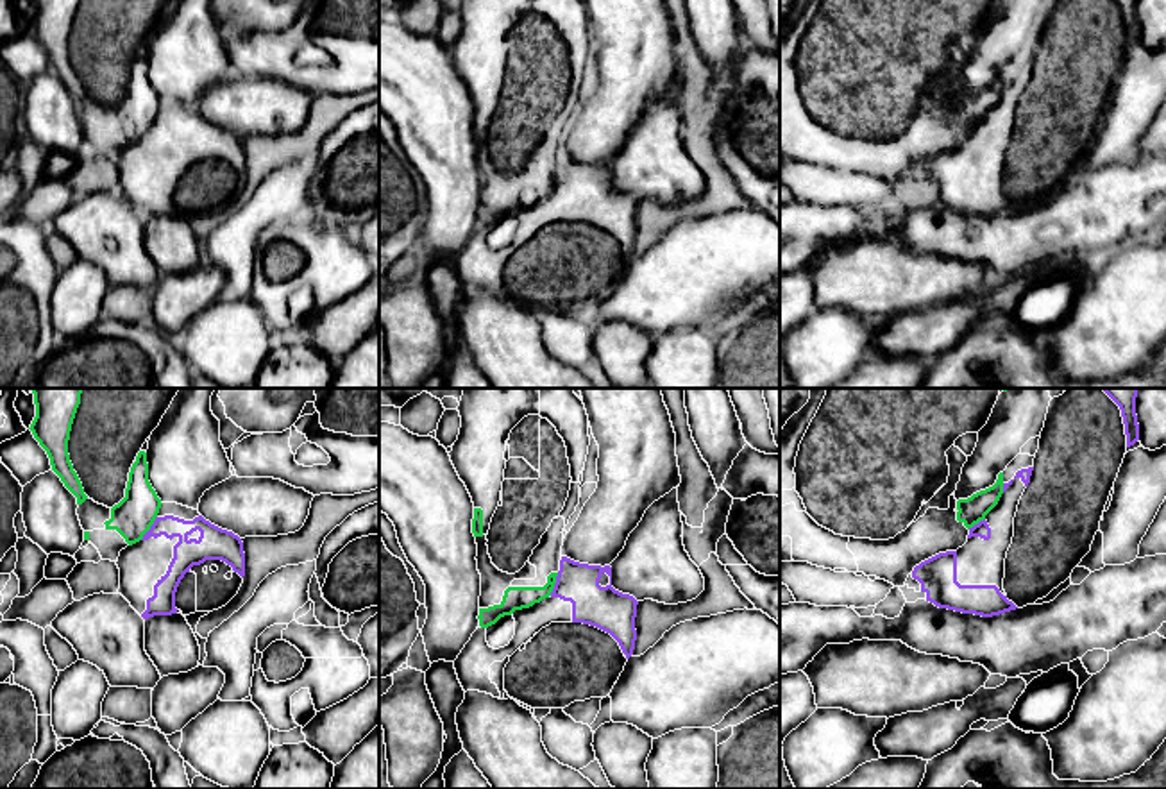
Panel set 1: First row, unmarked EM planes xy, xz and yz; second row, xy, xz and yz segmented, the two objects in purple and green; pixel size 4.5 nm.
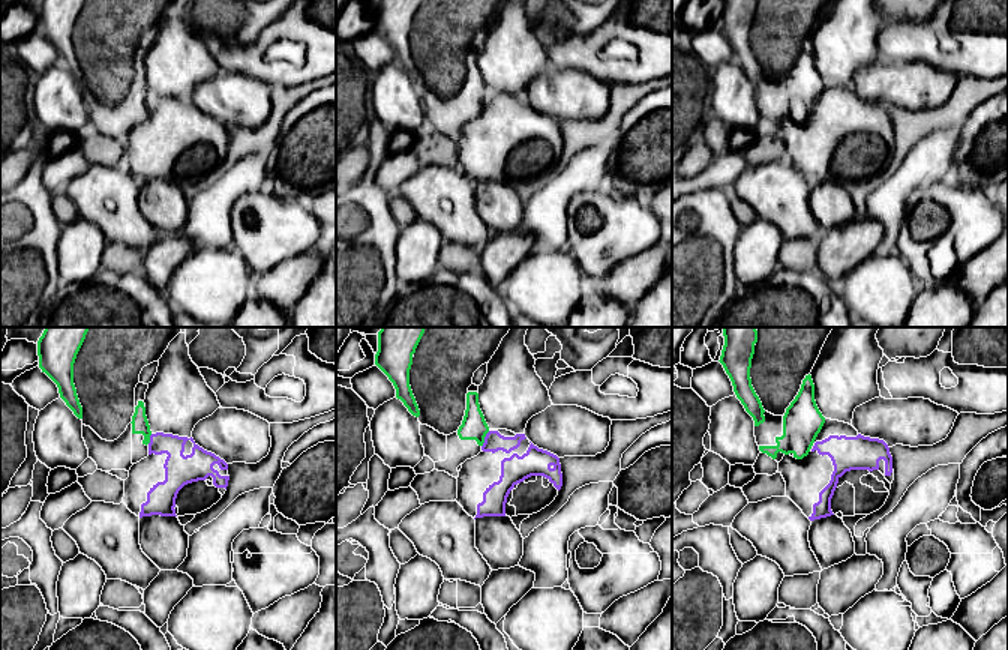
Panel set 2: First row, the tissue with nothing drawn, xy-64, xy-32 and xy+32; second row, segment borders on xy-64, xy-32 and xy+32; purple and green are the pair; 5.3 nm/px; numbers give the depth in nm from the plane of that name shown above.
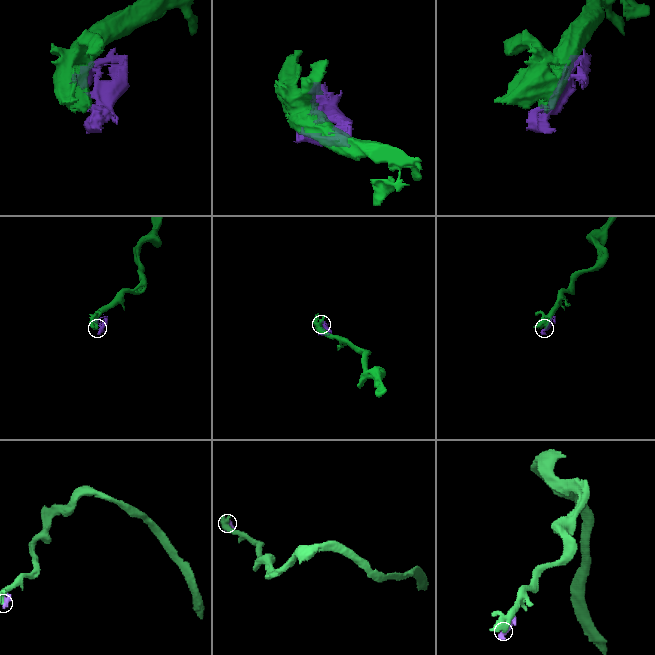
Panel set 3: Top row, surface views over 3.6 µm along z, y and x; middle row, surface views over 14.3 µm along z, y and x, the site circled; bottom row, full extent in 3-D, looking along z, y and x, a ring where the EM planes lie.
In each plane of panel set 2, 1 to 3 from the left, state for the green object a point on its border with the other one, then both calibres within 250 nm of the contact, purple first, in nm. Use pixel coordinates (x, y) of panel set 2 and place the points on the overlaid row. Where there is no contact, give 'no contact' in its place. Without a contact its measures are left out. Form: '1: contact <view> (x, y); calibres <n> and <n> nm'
1: contact xy-64 (150, 439); calibres 160 and 100 nm
2: contact xy-32 (485, 439); calibres 110 and 140 nm
3: no contact

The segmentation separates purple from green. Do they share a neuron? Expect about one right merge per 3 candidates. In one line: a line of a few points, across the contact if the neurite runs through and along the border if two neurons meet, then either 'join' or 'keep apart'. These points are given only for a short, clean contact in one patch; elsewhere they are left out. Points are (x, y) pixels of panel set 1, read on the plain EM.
keep apart

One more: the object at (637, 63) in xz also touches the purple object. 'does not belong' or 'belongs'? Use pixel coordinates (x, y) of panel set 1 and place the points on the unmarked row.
does not belong

